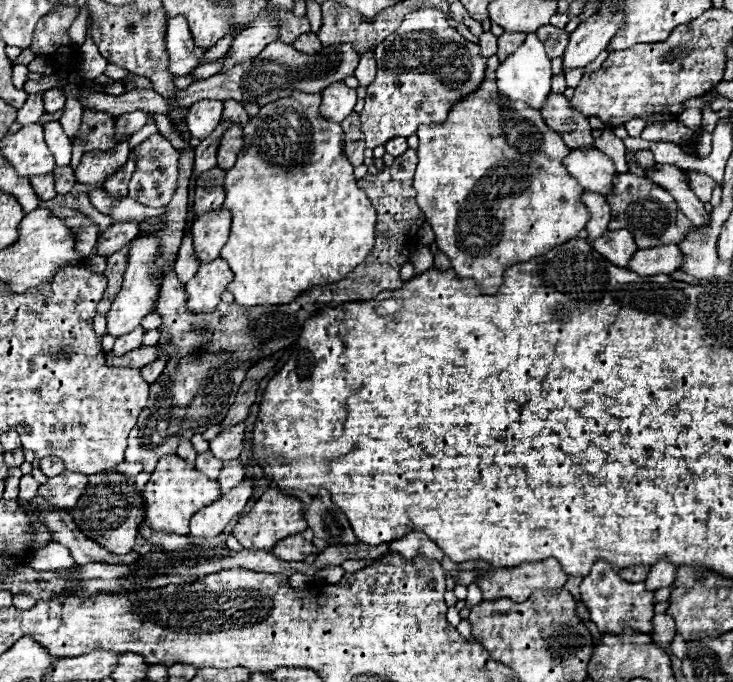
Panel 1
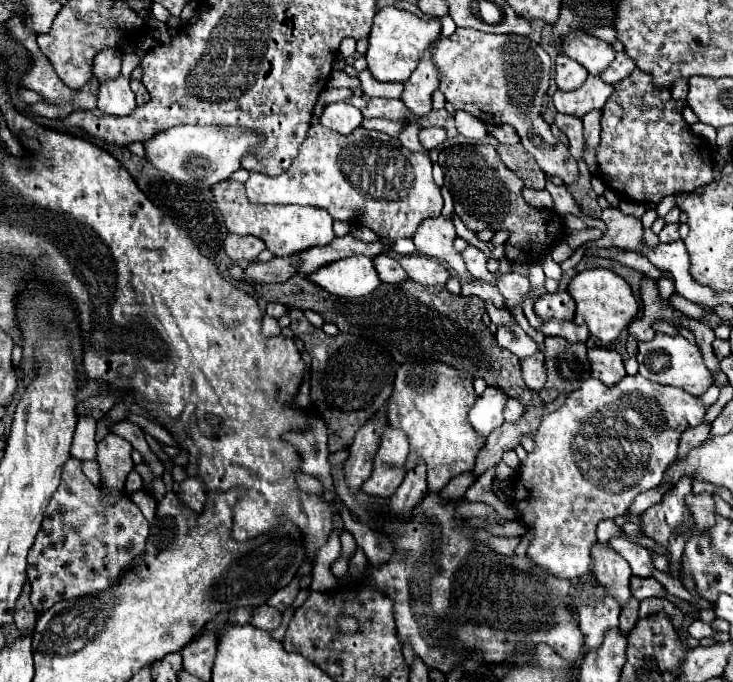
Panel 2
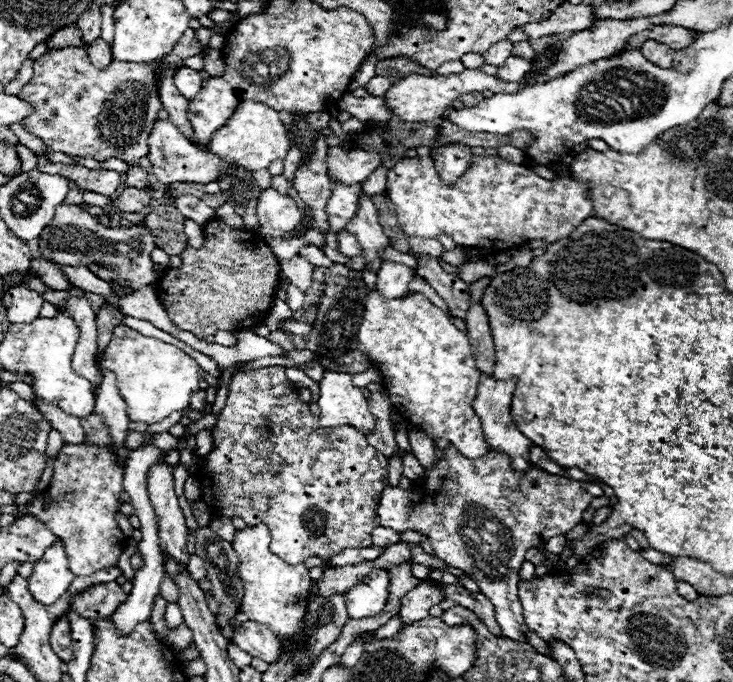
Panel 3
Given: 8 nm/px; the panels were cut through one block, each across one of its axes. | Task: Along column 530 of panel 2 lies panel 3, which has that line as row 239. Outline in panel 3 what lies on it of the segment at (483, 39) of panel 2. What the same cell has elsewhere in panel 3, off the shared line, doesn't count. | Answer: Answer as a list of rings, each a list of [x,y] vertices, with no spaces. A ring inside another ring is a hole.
[[[60,204],[56,208],[54,220],[40,234],[40,252],[50,262],[66,266],[90,266],[92,262],[98,262],[112,266],[118,272],[120,280],[124,280],[122,284],[130,290],[138,290],[156,280],[154,262],[150,258],[154,248],[154,234],[146,228],[144,222],[128,228],[106,228],[96,220],[96,216],[74,204]]]

